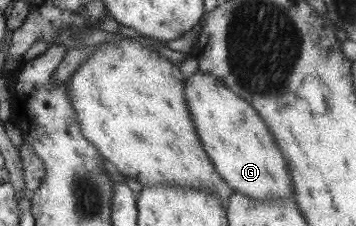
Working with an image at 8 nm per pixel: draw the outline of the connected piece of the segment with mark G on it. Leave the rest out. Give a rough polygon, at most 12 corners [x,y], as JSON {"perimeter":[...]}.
{"perimeter":[[208,73],[184,79],[202,150],[258,201],[292,185],[269,129]]}

